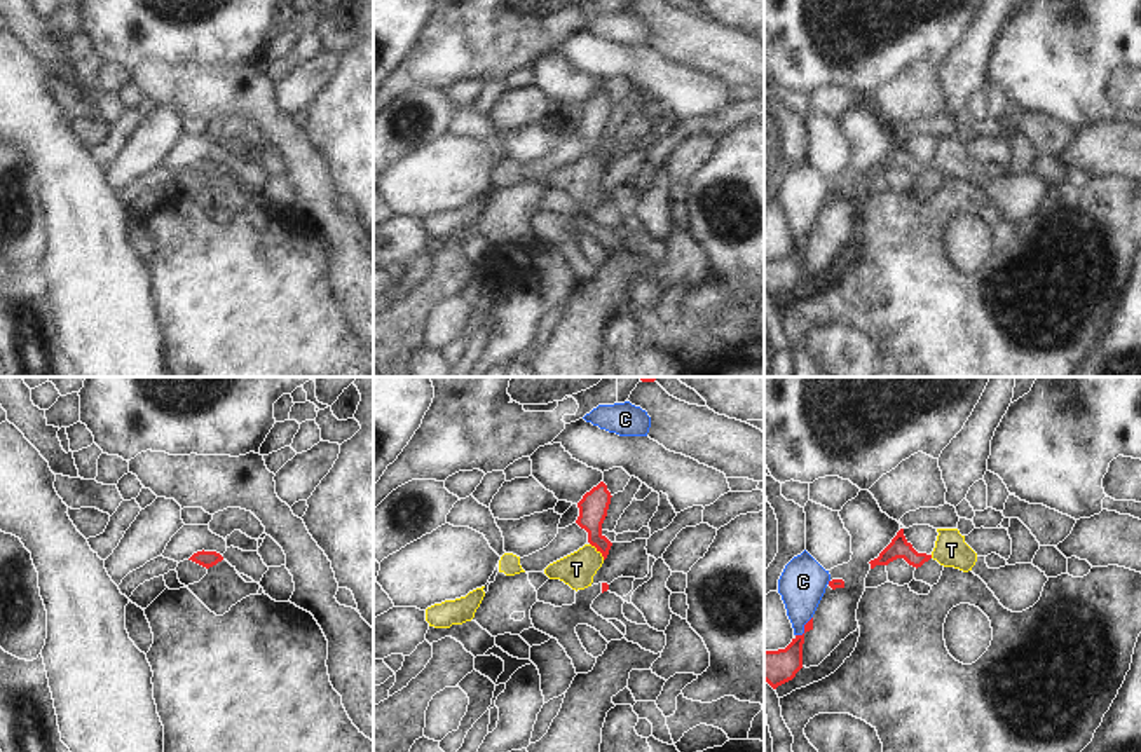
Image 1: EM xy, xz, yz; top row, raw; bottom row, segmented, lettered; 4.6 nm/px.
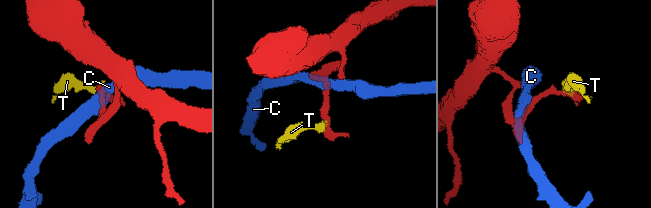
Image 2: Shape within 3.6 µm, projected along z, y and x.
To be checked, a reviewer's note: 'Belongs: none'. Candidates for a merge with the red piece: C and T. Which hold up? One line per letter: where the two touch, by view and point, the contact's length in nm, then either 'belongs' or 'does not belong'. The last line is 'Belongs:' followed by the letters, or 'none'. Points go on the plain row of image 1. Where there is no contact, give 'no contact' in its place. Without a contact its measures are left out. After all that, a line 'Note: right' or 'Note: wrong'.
C: contact yz (805, 238); length 120 nm; does not belong
T: contact xz (599, 159); length 100 nm; does not belong
Belongs: none
Note: right

